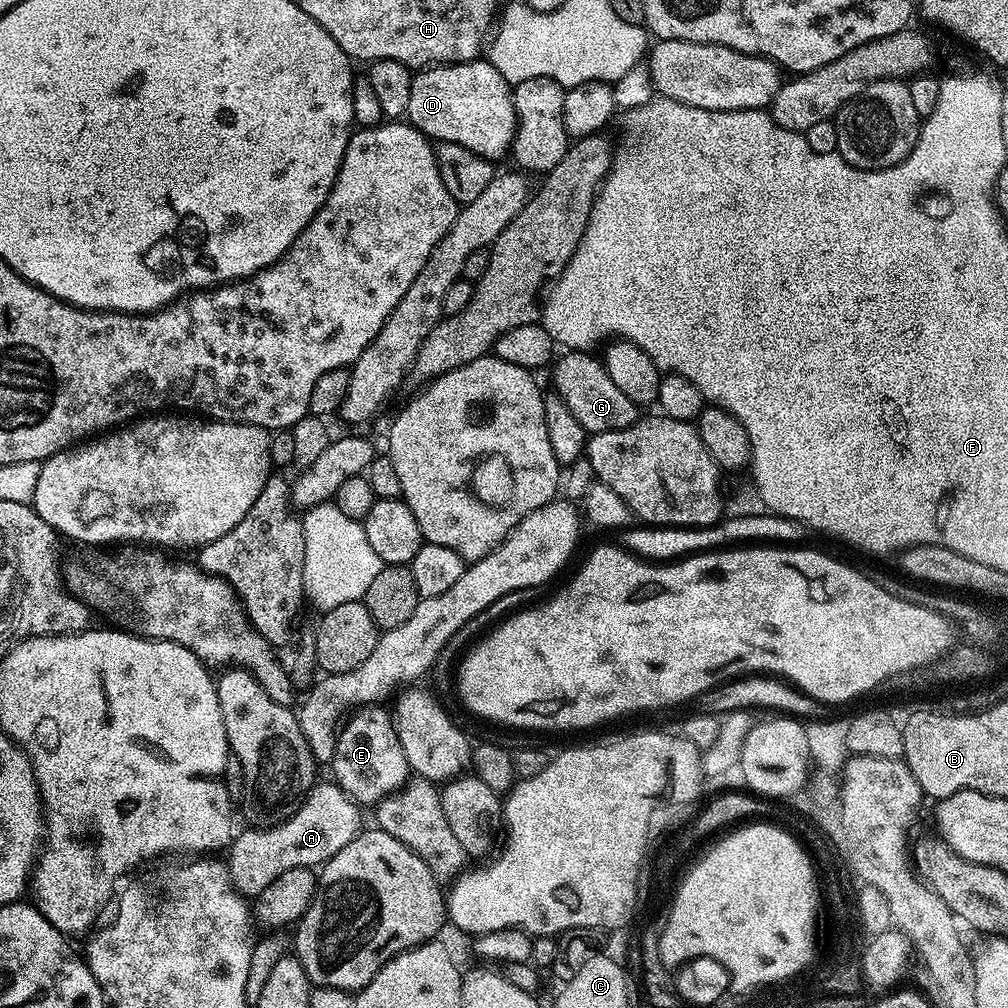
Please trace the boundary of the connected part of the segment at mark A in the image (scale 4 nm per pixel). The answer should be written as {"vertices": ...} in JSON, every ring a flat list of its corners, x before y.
{"vertices":[[320,782,303,797,299,807,288,814,293,816,285,815,281,824,248,828,241,836,239,833,230,845,230,871,237,891,243,892,245,897,255,898,274,882,274,878,278,878,278,874,286,874,286,870,315,869,327,864,342,846,349,844,362,831,360,812,361,805,351,800,339,784]]}

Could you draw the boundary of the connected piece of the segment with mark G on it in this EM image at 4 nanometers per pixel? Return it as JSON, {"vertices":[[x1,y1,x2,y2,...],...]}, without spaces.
{"vertices":[[588,350,565,351,564,357,560,361,557,359,554,364,554,391,562,398,562,402,566,402,566,406,570,406,570,414,574,414,578,422,582,422,584,431,589,434,629,428,641,419,641,409,630,398,626,398,626,394,622,394,618,386,614,386,603,363,597,357,595,360,592,354]]}

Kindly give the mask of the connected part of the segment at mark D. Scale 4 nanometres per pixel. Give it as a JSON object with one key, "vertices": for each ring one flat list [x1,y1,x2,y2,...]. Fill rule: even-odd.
{"vertices":[[484,58,461,64,437,64,417,71,412,76,406,120,433,141,466,146,466,150,474,150,474,154,493,162,511,149,516,133,512,88]]}

